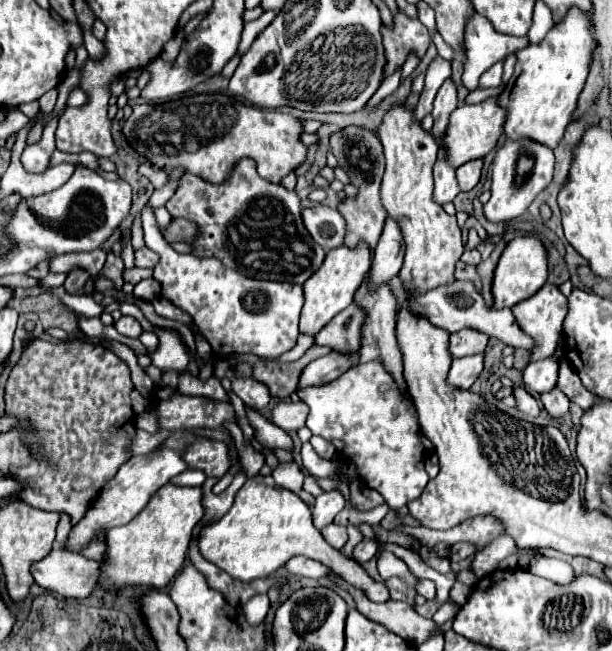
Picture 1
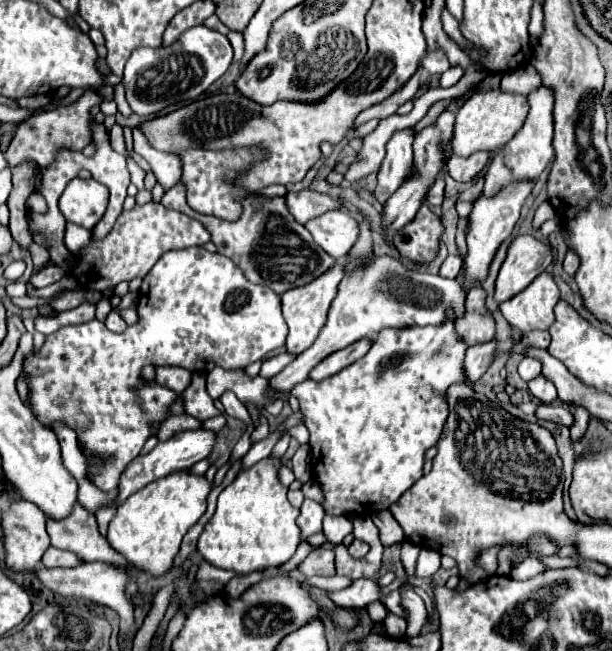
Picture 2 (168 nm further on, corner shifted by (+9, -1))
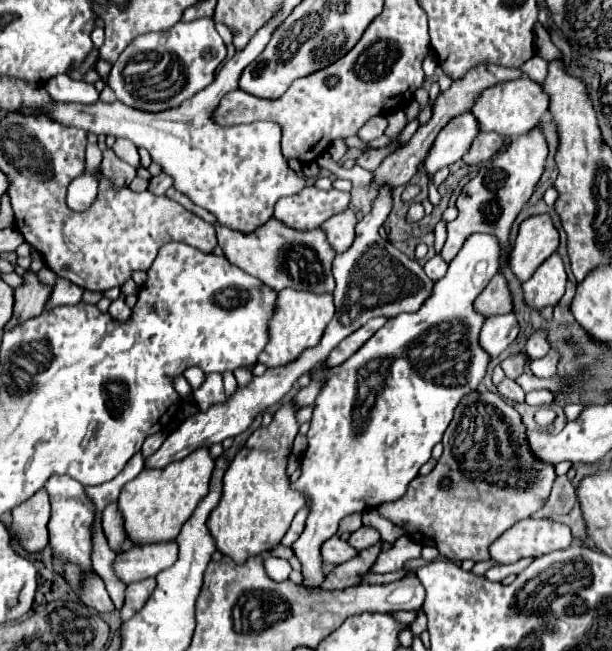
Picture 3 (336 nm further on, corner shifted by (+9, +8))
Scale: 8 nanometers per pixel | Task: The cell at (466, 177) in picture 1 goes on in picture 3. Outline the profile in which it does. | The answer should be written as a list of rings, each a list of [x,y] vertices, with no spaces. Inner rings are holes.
[[[482,133],[482,137],[476,137],[472,143],[472,149],[464,155],[464,163],[468,165],[478,165],[494,157],[502,147],[504,147],[506,137],[498,133]]]

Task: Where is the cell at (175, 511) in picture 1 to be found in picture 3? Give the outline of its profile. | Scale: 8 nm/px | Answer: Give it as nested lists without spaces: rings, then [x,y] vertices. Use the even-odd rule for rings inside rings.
[[[206,447],[196,449],[186,459],[174,461],[164,469],[150,469],[144,471],[128,481],[118,497],[118,507],[126,519],[126,535],[134,545],[144,545],[152,541],[172,541],[178,537],[182,525],[194,513],[196,505],[208,493],[208,481],[212,477],[214,459],[210,457]]]

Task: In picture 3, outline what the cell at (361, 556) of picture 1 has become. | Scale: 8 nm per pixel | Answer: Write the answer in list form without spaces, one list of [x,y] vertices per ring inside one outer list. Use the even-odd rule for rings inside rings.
[[[362,525],[358,531],[354,531],[352,535],[350,535],[350,539],[348,539],[348,543],[354,547],[354,549],[358,549],[358,551],[362,551],[362,549],[368,549],[368,547],[372,547],[372,545],[376,545],[380,541],[380,533],[374,529],[374,527],[368,527],[368,525]]]

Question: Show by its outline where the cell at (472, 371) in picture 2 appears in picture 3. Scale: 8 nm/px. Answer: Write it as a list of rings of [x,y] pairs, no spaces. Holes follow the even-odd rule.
[[[514,313],[488,317],[480,331],[480,345],[490,357],[498,357],[516,339],[518,331],[520,325]]]

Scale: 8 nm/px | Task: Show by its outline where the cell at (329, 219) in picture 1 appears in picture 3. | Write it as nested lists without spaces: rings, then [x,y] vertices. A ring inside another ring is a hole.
[[[352,209],[338,213],[336,217],[330,217],[322,227],[328,233],[330,245],[336,249],[336,253],[344,253],[352,241],[354,241],[354,227],[356,227],[356,215]]]

